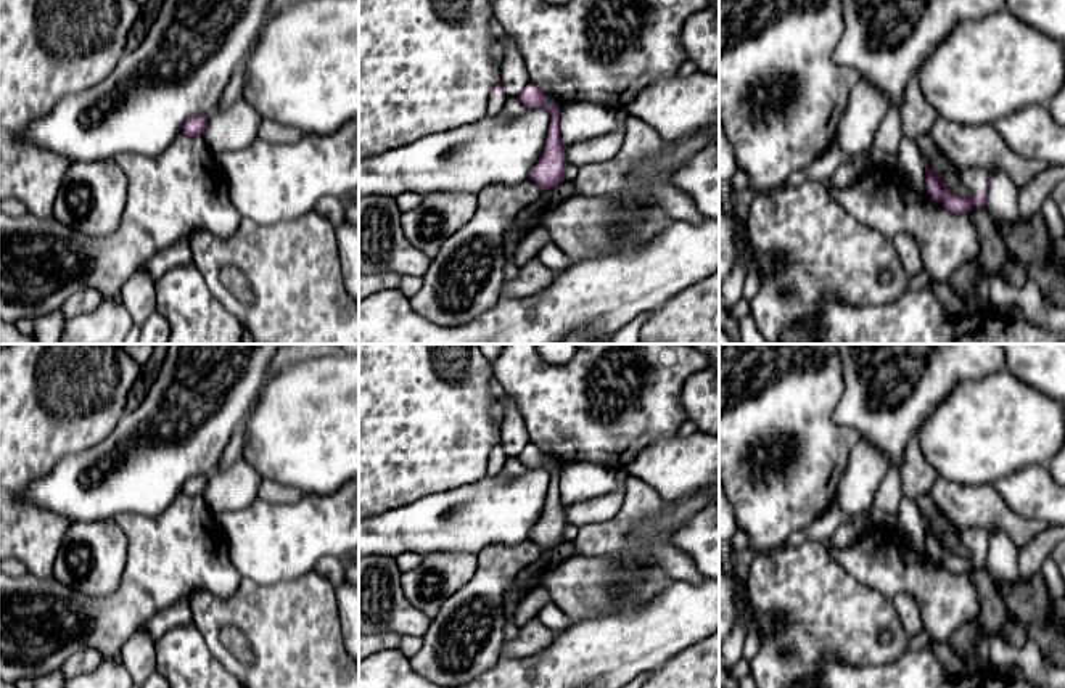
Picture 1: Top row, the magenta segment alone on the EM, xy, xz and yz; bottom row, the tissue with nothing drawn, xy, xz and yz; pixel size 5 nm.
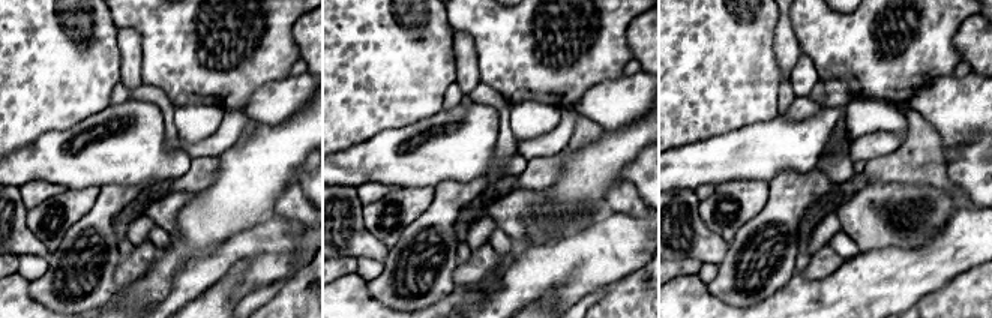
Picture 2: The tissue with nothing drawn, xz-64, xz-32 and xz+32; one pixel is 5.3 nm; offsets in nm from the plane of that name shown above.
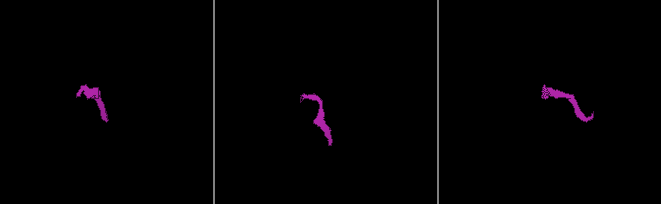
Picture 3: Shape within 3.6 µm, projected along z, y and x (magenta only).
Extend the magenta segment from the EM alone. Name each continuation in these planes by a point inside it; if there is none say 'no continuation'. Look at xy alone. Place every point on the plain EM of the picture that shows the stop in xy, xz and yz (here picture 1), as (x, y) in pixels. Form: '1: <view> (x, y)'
no continuation

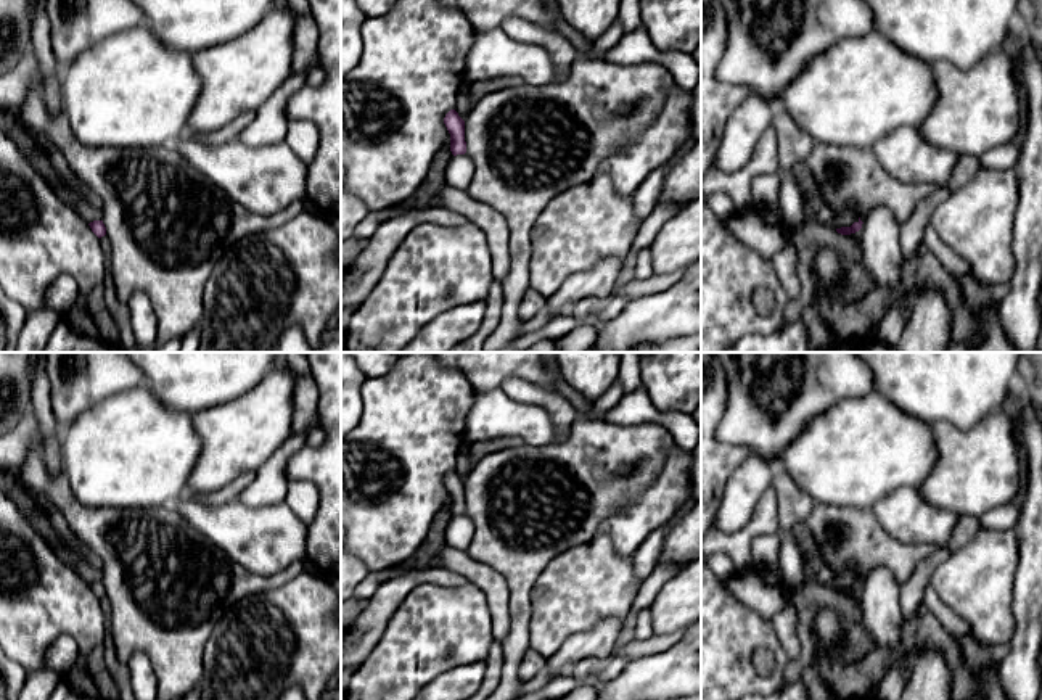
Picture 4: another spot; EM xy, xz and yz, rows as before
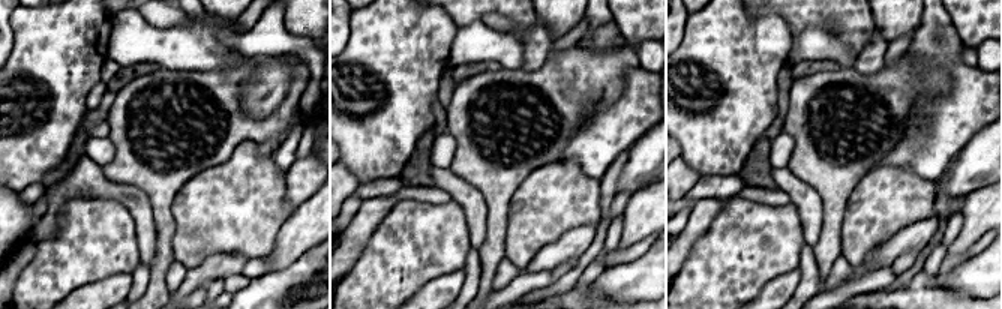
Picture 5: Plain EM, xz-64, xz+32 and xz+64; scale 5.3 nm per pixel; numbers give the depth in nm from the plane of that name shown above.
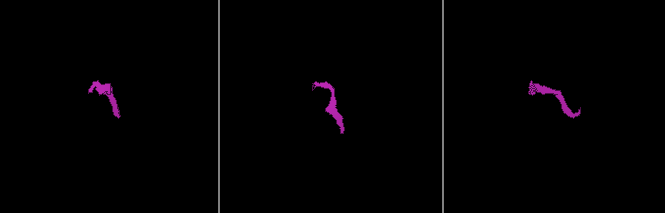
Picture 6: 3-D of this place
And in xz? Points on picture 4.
1: xz (463, 467)

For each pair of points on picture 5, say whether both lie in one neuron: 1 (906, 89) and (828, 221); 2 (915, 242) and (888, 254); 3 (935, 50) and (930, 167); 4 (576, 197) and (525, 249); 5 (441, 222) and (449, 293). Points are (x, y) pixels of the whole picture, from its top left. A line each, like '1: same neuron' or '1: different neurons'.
1: same neuron
2: same neuron
3: same neuron
4: same neuron
5: different neurons

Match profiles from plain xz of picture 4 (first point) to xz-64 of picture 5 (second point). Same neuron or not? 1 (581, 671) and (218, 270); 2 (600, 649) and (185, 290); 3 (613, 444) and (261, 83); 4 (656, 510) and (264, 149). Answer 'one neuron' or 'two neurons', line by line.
1: two neurons
2: one neuron
3: two neurons
4: one neuron

